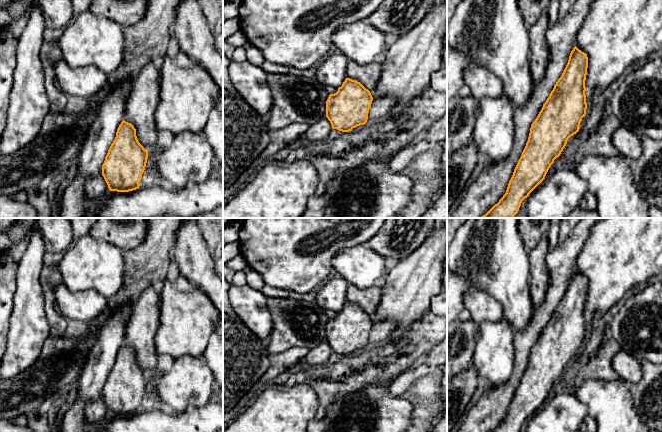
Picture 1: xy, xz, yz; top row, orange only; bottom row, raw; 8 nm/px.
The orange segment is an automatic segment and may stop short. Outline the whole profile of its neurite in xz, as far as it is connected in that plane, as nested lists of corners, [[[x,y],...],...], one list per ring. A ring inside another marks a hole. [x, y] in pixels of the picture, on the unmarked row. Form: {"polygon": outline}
{"polygon": [[[381,285],[360,289],[347,286],[347,302],[338,315],[326,325],[326,339],[305,355],[304,361],[312,367],[327,365],[332,353],[342,356],[366,348],[373,321],[371,315],[380,303]]]}

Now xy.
{"polygon": [[[152,286],[131,304],[125,326],[124,344],[111,368],[102,397],[86,404],[86,421],[96,428],[110,415],[129,416],[139,412],[148,373],[157,367],[155,335],[160,325],[160,296]]]}

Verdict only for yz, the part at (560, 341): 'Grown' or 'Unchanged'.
Grown

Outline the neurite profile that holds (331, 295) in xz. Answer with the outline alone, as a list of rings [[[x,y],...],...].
[[[336,275],[328,279],[318,289],[315,302],[325,310],[339,312],[347,302],[348,282]]]

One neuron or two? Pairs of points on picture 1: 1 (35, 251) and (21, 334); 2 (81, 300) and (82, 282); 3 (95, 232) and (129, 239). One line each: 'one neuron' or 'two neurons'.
1: one neuron
2: two neurons
3: one neuron

